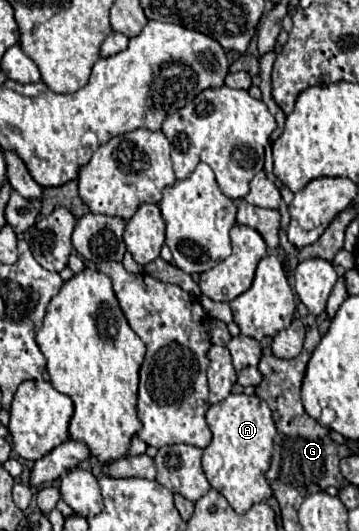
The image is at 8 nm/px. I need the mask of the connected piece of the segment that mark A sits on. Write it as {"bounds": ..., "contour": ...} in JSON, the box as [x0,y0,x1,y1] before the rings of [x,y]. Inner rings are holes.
{"bounds":[202,393,276,513],"contour":[[[230,393],[224,401],[210,405],[206,421],[214,437],[212,443],[204,449],[202,469],[210,485],[228,499],[232,509],[236,513],[246,513],[254,503],[266,501],[272,495],[272,489],[264,477],[270,467],[276,437],[272,411],[258,395]]]}

